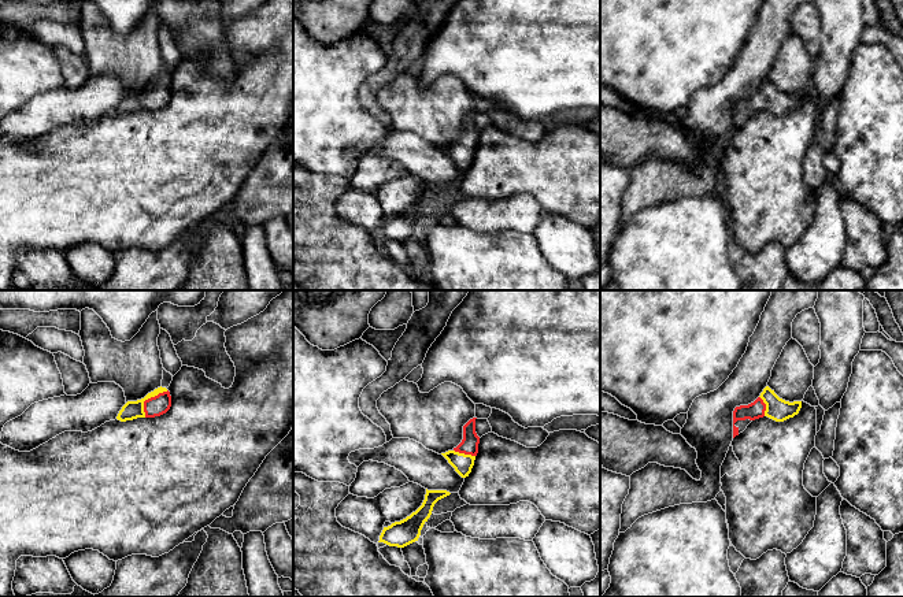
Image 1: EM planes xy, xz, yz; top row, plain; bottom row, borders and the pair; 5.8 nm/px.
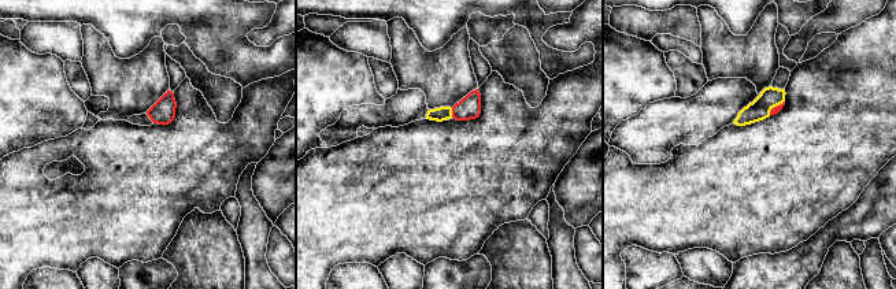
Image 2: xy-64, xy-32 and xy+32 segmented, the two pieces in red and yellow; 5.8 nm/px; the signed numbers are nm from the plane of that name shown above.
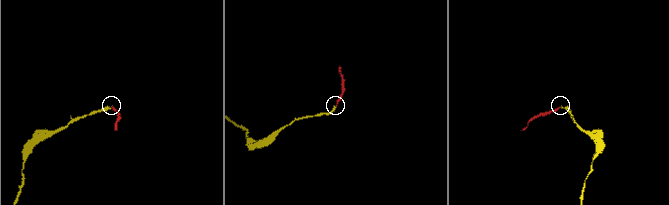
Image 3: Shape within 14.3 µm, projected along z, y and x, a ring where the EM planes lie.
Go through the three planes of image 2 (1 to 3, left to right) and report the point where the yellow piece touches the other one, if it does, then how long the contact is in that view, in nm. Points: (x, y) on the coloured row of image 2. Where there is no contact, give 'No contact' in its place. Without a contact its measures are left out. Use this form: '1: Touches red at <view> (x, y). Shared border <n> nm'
1: No contact
2: Touches red at xy-32 (452, 112). Shared border 60 nm
3: Touches red at xy+32 (777, 106). Shared border 130 nm

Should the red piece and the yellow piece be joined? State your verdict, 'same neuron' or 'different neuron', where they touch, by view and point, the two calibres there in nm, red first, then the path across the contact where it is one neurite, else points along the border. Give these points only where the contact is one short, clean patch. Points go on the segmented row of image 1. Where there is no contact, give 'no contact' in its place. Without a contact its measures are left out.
same neuron; contact xy (148, 399); calibres 120 and 110 nm; way xy (156, 405), (148, 399), (132, 410)

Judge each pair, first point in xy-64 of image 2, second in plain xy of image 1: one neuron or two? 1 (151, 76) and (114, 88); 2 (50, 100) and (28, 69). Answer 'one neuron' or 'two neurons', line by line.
1: two neurons
2: one neuron

